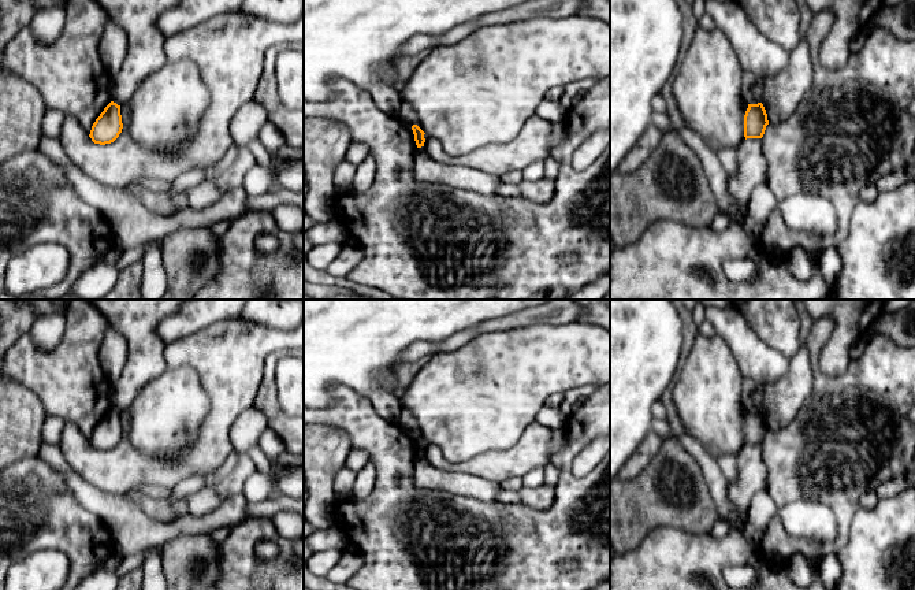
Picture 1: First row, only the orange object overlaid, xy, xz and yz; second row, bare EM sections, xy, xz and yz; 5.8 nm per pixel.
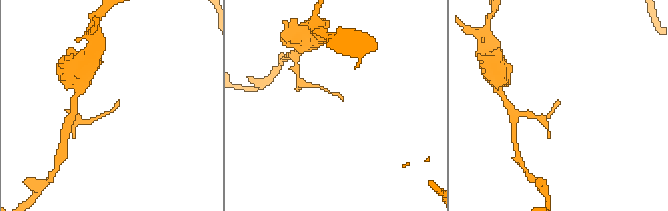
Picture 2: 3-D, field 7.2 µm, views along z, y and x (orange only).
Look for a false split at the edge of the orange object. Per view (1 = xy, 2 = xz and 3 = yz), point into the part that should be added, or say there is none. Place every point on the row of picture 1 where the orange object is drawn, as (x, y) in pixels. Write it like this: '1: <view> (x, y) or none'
1: none
2: none
3: none

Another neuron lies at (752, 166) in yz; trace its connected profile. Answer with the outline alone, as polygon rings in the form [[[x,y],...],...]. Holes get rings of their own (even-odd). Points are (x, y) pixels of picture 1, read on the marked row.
[[[747,138],[737,146],[737,172],[728,178],[728,189],[736,200],[734,207],[722,212],[732,223],[743,226],[747,219],[747,207],[752,190],[767,179],[767,160],[762,138]]]

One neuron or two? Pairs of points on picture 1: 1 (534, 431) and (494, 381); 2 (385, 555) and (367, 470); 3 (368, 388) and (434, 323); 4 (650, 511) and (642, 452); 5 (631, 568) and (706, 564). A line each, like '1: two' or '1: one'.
1: two
2: two
3: one
4: two
5: one

